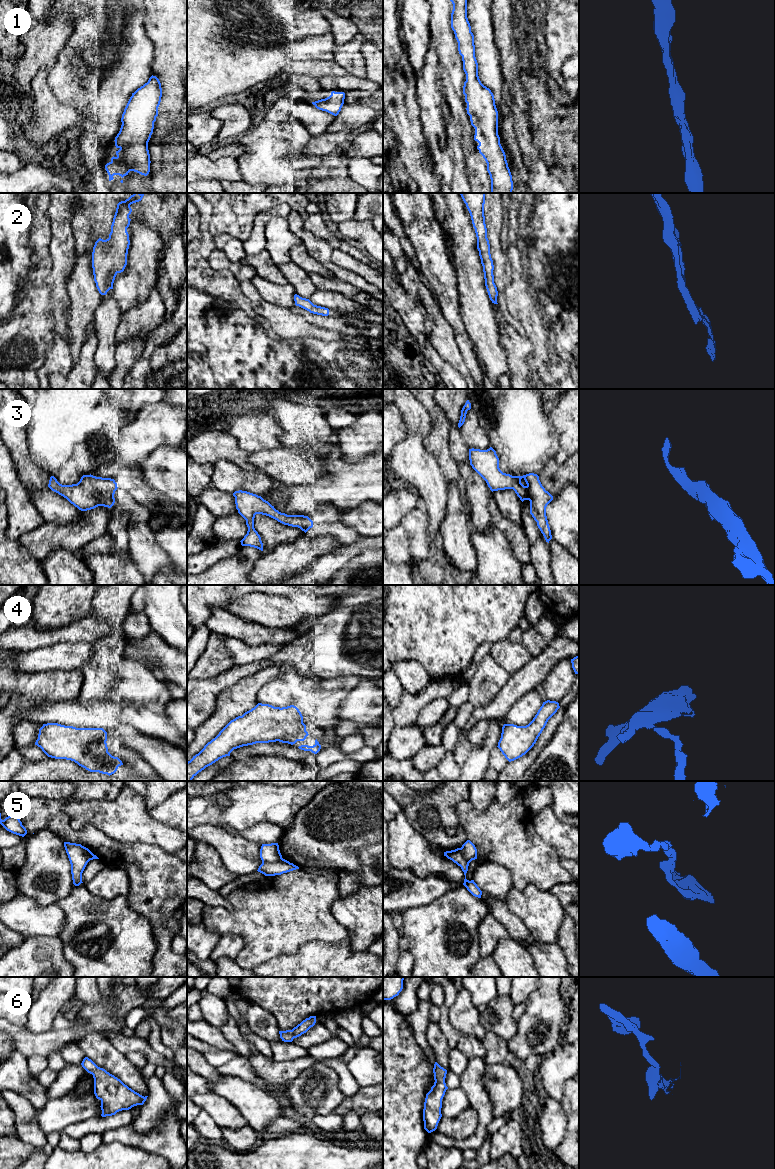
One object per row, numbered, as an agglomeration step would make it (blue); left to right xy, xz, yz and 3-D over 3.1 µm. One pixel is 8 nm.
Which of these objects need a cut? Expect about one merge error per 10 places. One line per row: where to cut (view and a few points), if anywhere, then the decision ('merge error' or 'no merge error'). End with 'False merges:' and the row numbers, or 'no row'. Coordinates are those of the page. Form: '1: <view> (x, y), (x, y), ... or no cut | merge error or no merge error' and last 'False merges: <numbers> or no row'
1: no cut | no merge error
2: no cut | no merge error
3: no cut | no merge error
4: no cut | no merge error
5: xz (282, 858), (276, 861), (262, 862) | merge error
6: no cut | no merge error
False merges: 5

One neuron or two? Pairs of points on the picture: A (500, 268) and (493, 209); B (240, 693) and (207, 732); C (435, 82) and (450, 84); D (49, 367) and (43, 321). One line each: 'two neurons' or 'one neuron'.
A: one neuron
B: one neuron
C: two neurons
D: two neurons

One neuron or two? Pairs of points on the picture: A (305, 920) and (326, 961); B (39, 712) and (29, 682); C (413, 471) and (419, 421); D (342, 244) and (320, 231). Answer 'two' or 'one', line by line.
A: two
B: two
C: one
D: one

